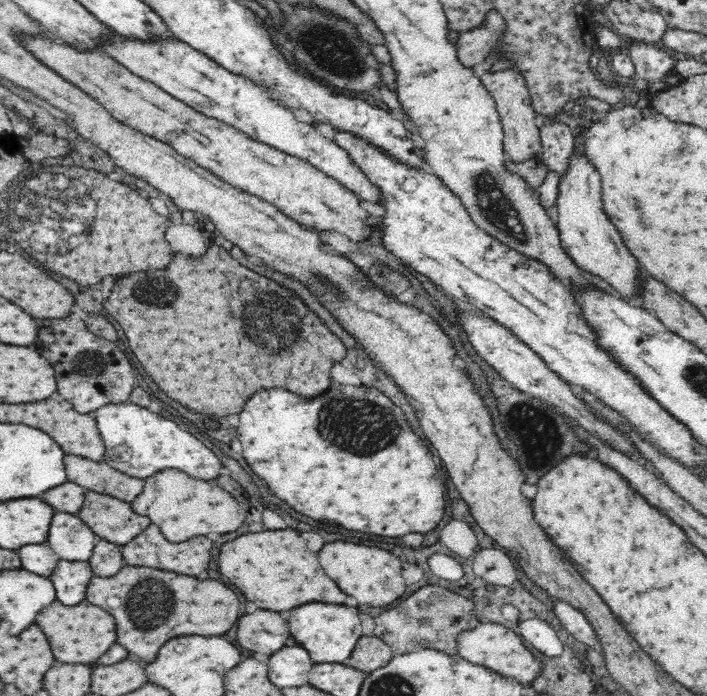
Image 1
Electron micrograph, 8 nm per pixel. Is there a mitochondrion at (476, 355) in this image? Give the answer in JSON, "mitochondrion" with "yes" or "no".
{"mitochondrion":"no"}

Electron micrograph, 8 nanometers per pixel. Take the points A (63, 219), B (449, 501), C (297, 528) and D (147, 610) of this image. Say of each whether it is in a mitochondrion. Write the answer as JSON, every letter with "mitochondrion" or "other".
{"A":"mitochondrion","B":"other","C":"other","D":"mitochondrion"}

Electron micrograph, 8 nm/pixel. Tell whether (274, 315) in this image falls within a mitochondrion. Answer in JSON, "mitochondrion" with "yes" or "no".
{"mitochondrion":"yes"}

